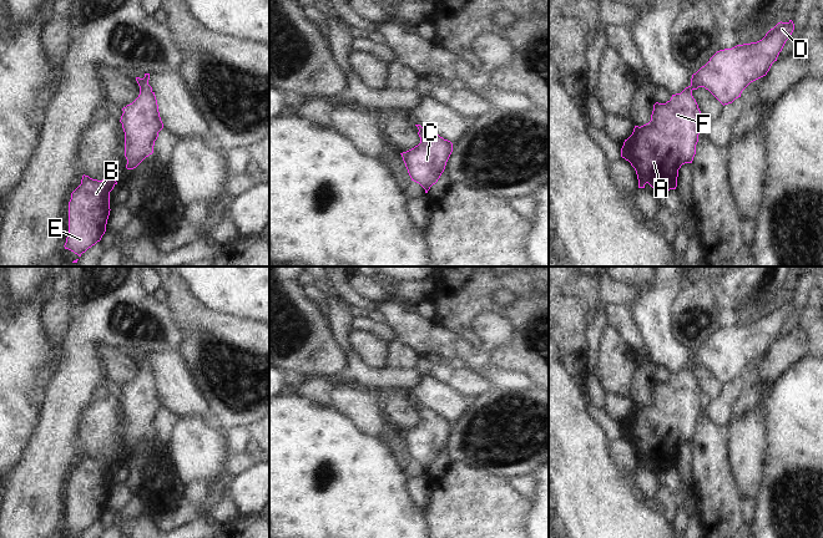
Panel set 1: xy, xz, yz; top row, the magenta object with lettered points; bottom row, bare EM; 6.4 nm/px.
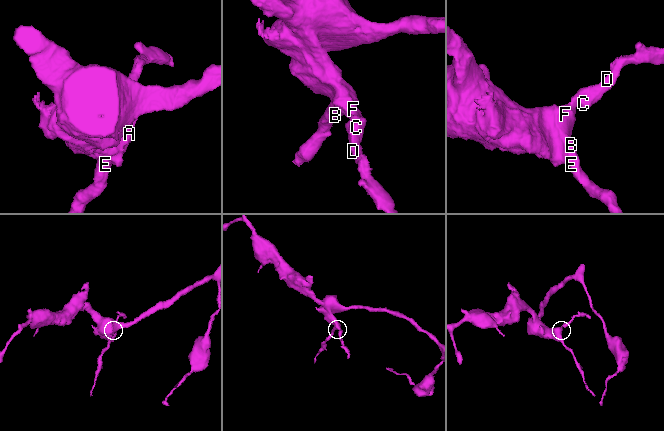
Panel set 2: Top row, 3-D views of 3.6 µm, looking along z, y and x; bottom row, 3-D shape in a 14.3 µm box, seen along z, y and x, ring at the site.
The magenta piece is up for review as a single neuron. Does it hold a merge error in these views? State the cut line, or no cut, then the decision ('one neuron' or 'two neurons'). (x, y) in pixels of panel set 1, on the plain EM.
cut none; one neuron

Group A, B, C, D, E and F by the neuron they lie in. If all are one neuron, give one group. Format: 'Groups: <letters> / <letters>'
Groups: A B C D E F

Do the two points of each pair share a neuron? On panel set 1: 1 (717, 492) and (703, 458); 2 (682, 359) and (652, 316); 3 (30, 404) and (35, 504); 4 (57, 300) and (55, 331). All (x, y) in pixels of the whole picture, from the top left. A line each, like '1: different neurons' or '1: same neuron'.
1: same neuron
2: same neuron
3: different neurons
4: same neuron

